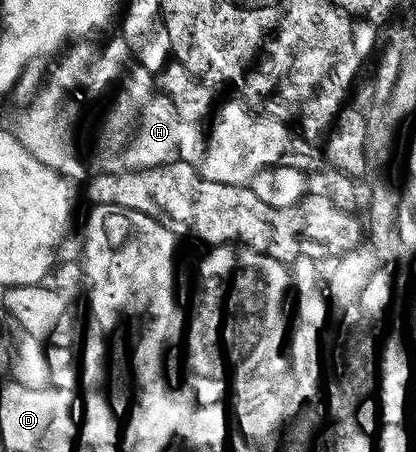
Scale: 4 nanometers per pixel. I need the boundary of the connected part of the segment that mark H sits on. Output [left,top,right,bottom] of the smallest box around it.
[16,35,324,185]

